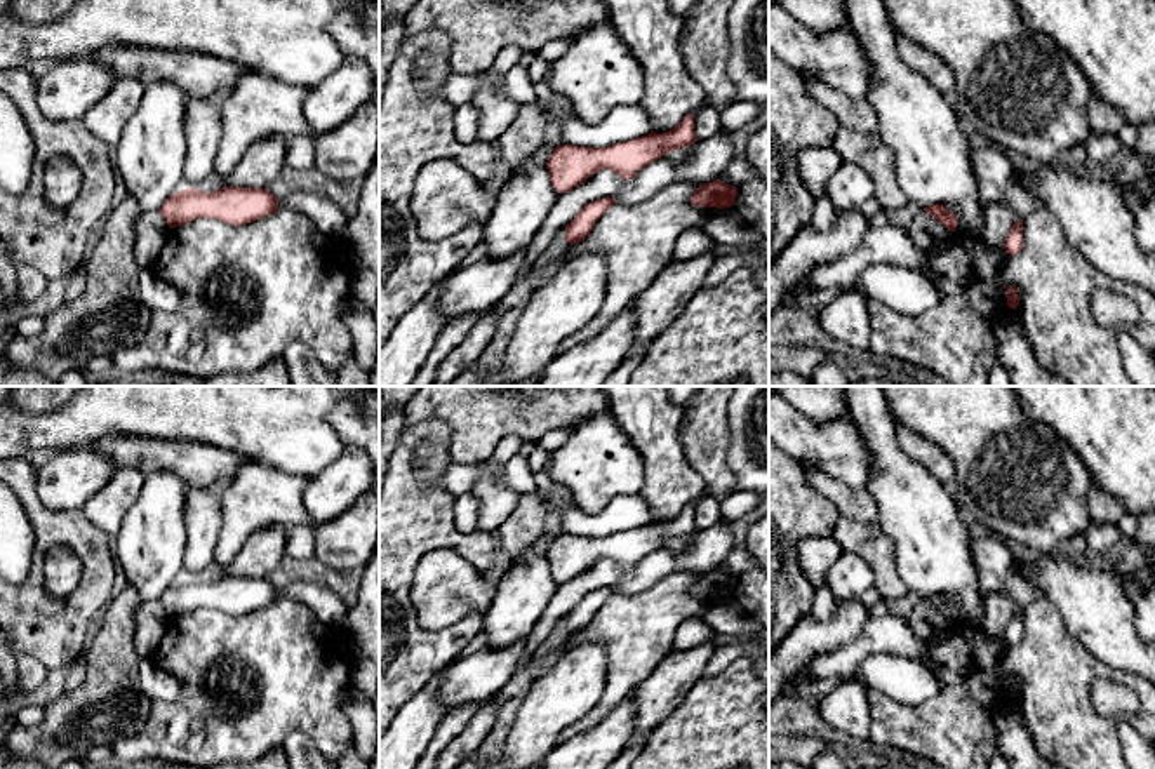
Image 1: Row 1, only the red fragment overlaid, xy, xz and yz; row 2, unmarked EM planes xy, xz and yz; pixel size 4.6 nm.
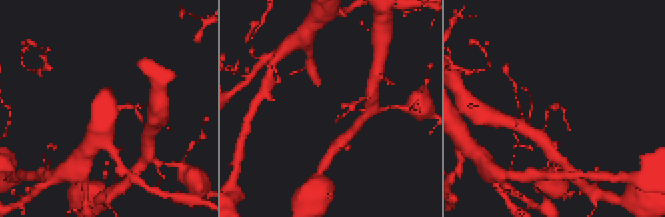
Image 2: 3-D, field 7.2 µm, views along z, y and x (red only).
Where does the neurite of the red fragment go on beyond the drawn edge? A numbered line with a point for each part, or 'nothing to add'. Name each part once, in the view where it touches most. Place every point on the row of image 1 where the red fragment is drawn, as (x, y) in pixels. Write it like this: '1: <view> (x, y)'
nothing to add

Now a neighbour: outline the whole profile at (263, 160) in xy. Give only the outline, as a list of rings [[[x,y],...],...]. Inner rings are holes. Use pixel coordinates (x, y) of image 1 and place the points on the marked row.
[[[282,136],[264,137],[244,153],[237,167],[223,177],[223,186],[268,188],[284,169],[287,139]]]

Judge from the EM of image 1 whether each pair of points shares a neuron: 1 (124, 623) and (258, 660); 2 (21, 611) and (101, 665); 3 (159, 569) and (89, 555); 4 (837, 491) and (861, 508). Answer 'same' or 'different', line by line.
1: different
2: different
3: different
4: same

